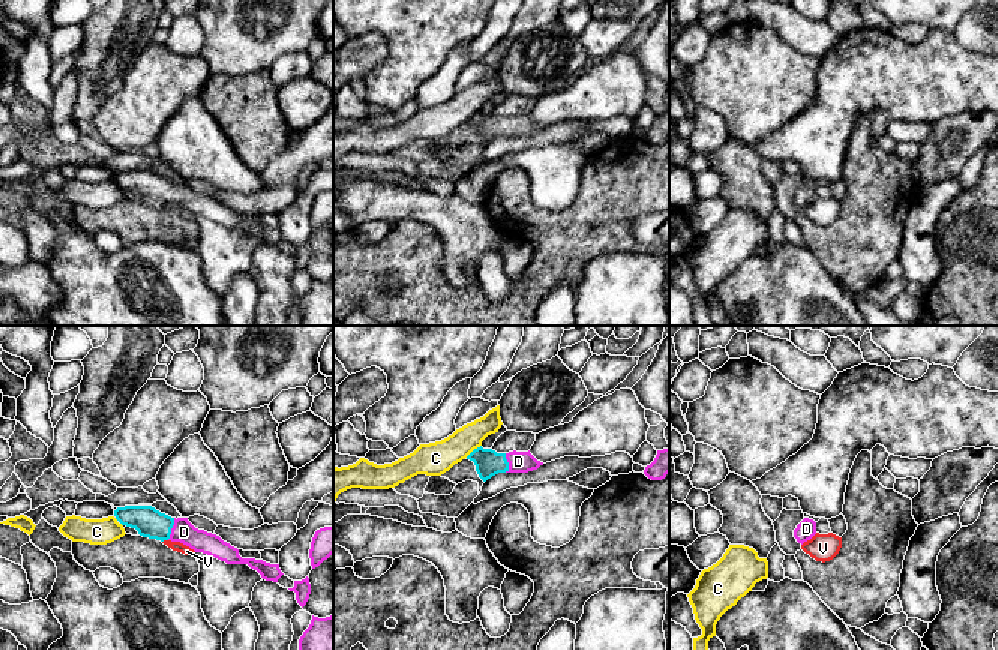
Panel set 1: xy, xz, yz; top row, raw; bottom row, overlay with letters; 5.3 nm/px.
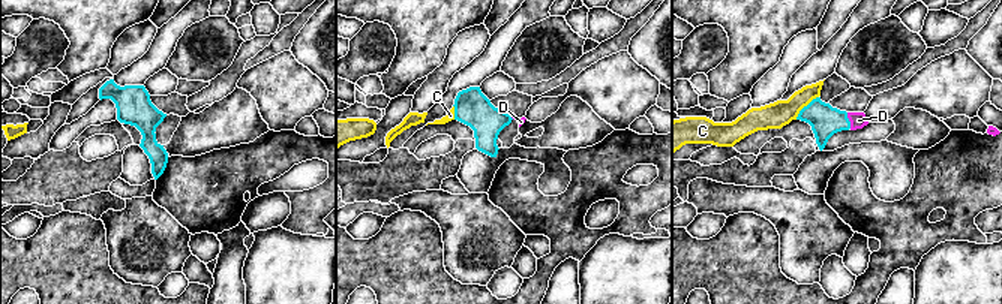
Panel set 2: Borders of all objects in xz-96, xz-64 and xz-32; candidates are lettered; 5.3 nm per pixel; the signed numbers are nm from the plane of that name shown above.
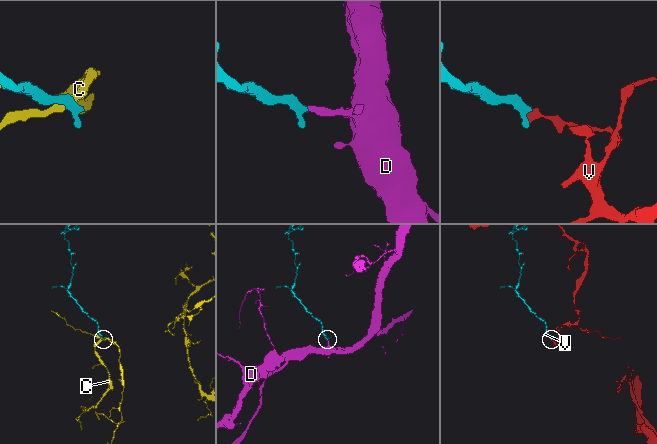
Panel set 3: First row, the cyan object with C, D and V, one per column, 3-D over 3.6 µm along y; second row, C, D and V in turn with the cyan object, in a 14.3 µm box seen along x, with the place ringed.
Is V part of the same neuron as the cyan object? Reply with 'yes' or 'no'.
no

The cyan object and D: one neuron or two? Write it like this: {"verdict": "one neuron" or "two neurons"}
{"verdict": "one neuron"}

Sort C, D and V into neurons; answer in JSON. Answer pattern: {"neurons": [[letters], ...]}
{"neurons": [["C"], ["D"], ["V"]]}

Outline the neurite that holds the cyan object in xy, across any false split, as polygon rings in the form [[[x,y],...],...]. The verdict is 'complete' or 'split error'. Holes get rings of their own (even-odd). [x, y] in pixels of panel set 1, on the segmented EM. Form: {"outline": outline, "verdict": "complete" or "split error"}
{"outline": [[[125,506],[114,510],[116,519],[126,527],[135,528],[140,536],[180,542],[195,552],[215,557],[227,564],[248,564],[263,579],[278,582],[284,575],[279,564],[263,560],[242,558],[239,549],[224,542],[219,536],[195,528],[188,518],[171,518],[152,506]]], "verdict": "split error"}

